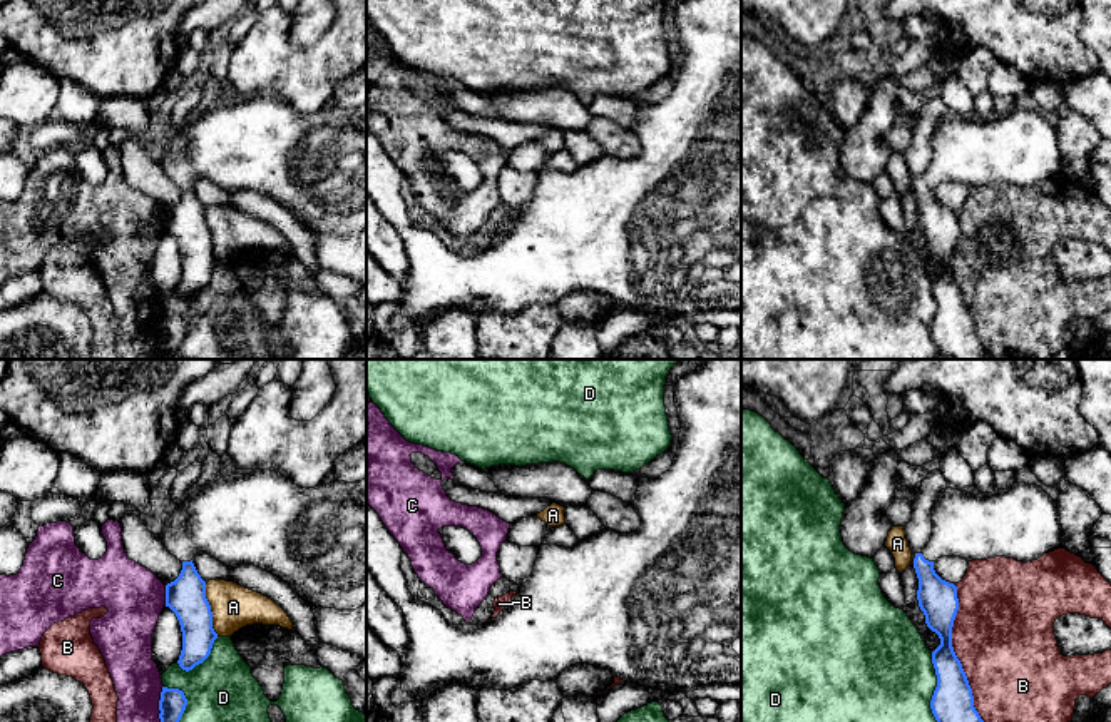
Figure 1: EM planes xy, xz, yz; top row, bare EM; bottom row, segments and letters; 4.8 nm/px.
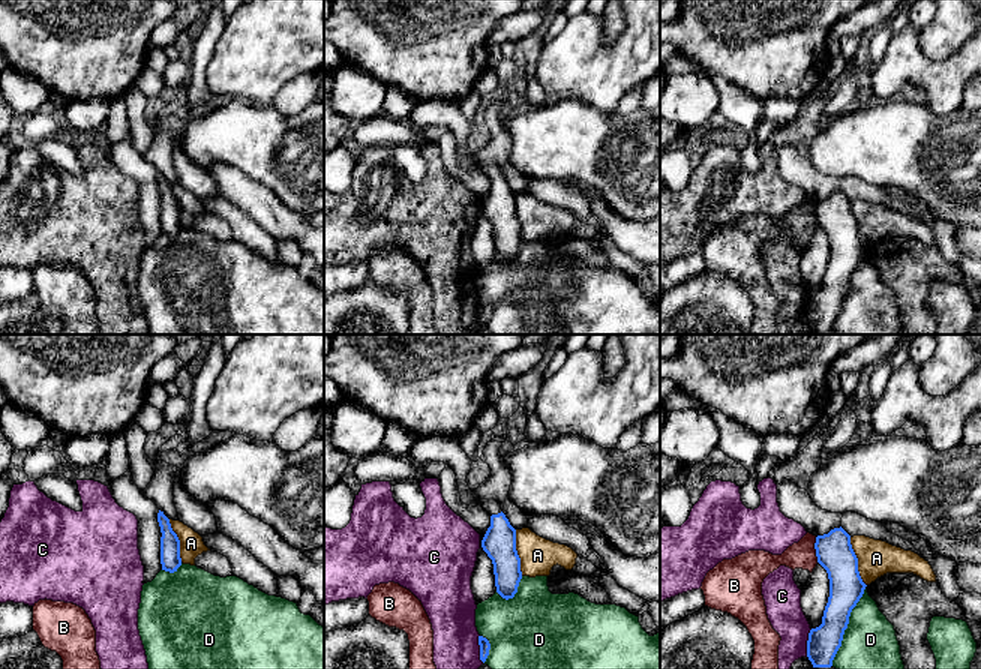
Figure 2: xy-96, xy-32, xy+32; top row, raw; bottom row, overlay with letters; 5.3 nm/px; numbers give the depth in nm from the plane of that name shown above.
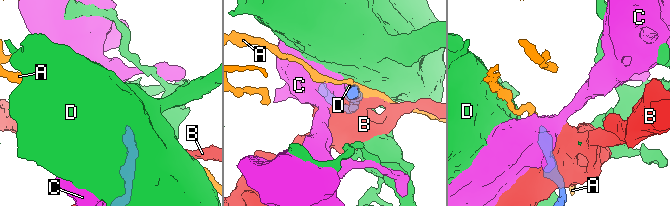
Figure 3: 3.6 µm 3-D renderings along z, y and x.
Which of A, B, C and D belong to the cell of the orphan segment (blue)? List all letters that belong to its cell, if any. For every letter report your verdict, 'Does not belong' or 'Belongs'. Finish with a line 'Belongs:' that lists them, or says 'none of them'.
A: Does not belong
B: Does not belong
C: Does not belong
D: Does not belong
Belongs: none of them

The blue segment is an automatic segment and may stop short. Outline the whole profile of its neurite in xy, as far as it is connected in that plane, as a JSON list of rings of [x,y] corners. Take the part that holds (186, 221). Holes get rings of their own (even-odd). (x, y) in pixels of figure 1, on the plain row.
[[[271,95],[231,100],[197,112],[177,130],[159,160],[171,180],[182,187],[179,202],[166,211],[166,232],[181,251],[179,292],[186,297],[202,289],[218,259],[206,224],[206,207],[192,184],[204,177],[224,189],[254,191],[286,207],[308,231],[356,236],[366,229],[366,104],[301,114]]]

